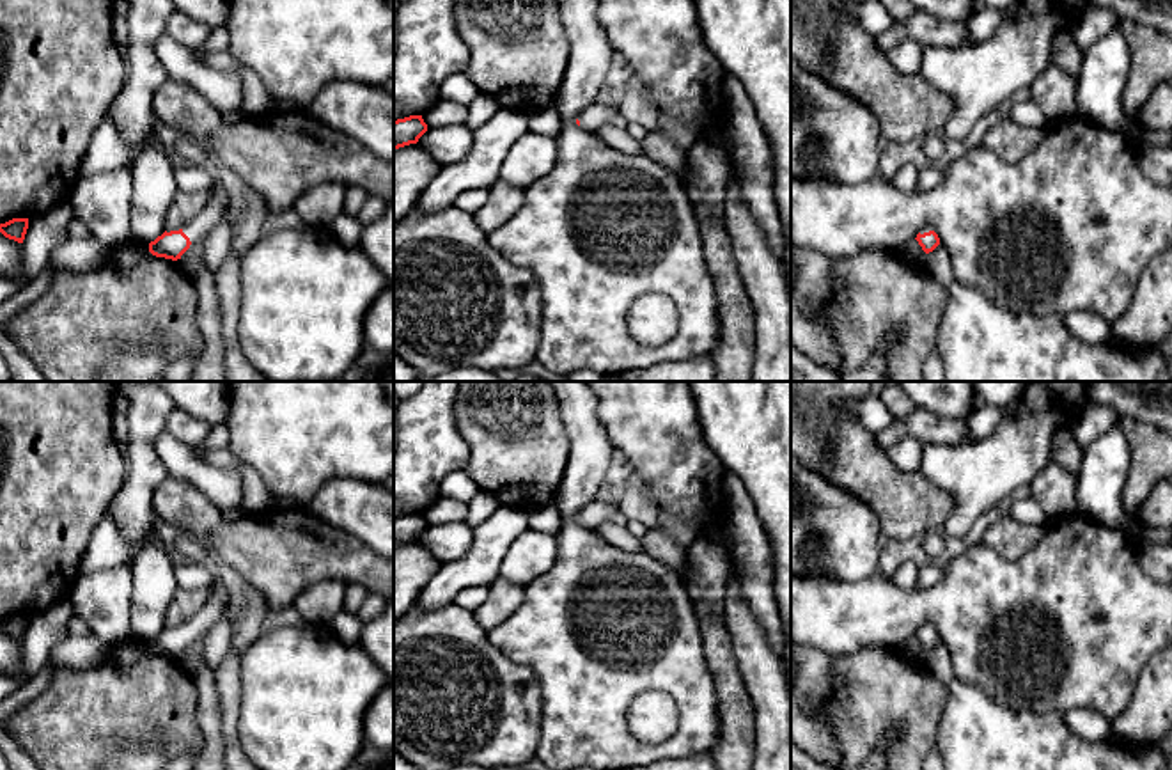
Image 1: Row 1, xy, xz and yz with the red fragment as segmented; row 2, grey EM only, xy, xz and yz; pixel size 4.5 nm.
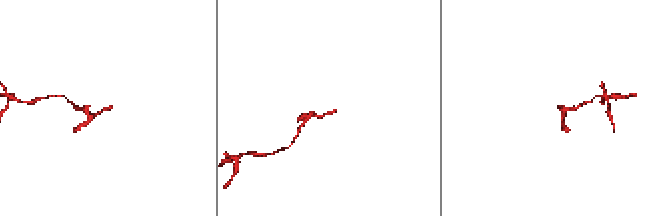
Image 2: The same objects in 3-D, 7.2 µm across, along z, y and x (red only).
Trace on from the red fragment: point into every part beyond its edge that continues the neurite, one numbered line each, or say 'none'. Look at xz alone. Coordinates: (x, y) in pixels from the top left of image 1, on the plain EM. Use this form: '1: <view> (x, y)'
1: xz (598, 511)

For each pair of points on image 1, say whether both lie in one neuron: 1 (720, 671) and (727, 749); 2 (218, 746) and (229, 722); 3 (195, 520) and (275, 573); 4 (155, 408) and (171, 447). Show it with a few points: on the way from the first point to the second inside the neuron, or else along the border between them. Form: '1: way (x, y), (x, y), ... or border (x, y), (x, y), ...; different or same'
1: way (731, 691), (731, 730); same
2: border (218, 730), (227, 744); different
3: way (215, 526), (247, 554), (256, 557); same
4: border (164, 430), (155, 440), (155, 453), (167, 471); different

